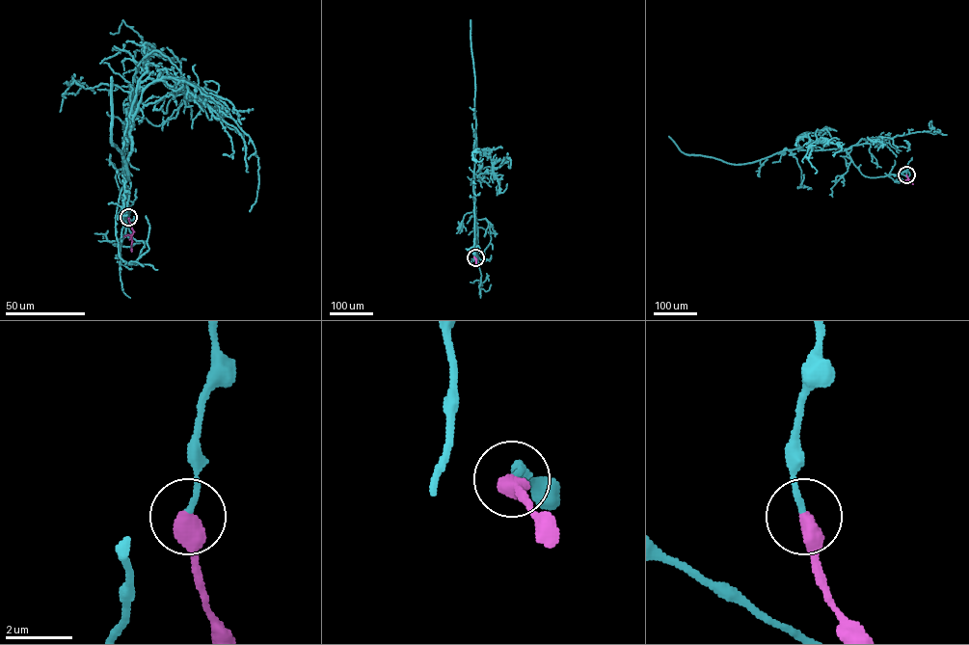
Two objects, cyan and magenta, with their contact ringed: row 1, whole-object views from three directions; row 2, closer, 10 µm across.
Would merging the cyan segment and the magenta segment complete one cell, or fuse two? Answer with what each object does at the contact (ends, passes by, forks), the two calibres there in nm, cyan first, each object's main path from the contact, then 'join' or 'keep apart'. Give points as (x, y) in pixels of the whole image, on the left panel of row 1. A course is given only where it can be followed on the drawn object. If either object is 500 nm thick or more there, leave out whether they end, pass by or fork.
160/550 nm | cyan via (128, 217), (130, 201), (126, 227), (128, 123), (123, 126), (133, 124), (128, 178), (111, 143), (112, 76) | magenta via (128, 217), (133, 230), (131, 251) | join

